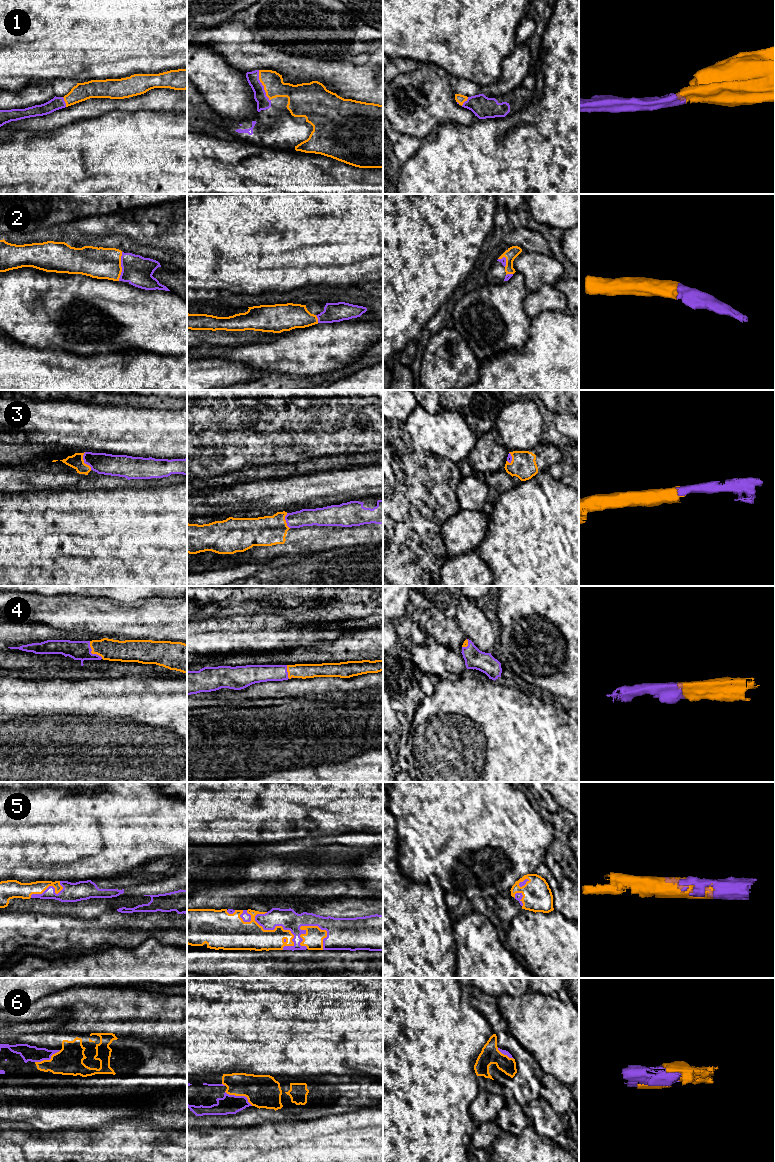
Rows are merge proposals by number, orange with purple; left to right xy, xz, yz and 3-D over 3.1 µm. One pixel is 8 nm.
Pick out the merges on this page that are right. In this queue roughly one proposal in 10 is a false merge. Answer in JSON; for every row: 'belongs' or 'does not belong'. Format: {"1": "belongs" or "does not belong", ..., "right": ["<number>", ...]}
{"1": "belongs", "2": "belongs", "3": "belongs", "4": "belongs", "5": "belongs", "6": "belongs", "right": ["1", "2", "3", "4", "5", "6"]}

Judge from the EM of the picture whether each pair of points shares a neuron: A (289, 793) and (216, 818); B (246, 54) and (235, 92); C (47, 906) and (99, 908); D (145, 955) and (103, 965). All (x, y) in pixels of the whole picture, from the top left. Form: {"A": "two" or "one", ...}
{"A": "one", "B": "two", "C": "one", "D": "one"}

